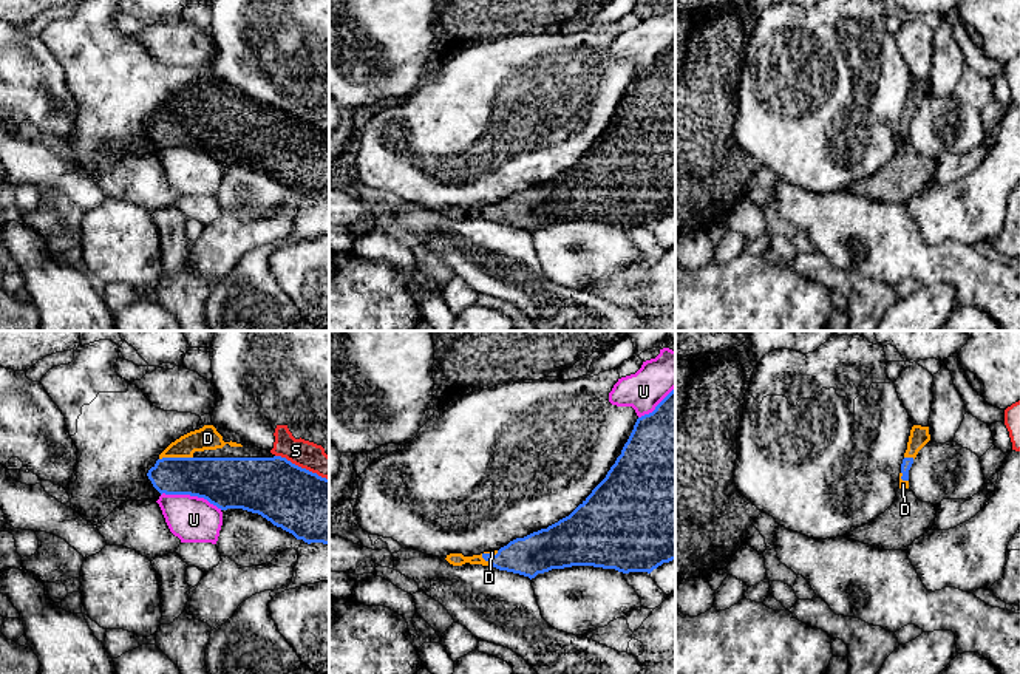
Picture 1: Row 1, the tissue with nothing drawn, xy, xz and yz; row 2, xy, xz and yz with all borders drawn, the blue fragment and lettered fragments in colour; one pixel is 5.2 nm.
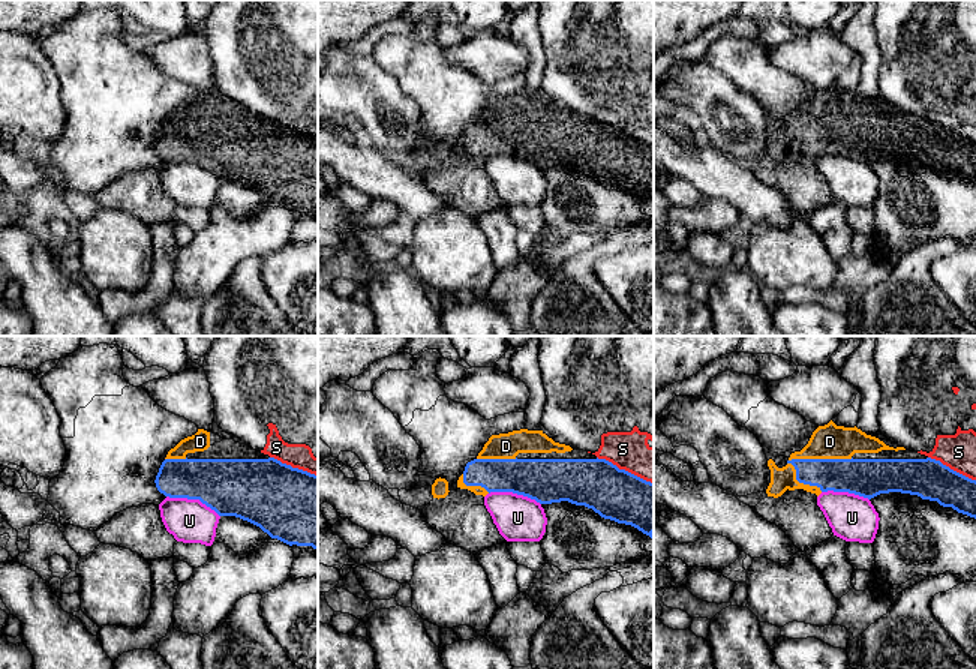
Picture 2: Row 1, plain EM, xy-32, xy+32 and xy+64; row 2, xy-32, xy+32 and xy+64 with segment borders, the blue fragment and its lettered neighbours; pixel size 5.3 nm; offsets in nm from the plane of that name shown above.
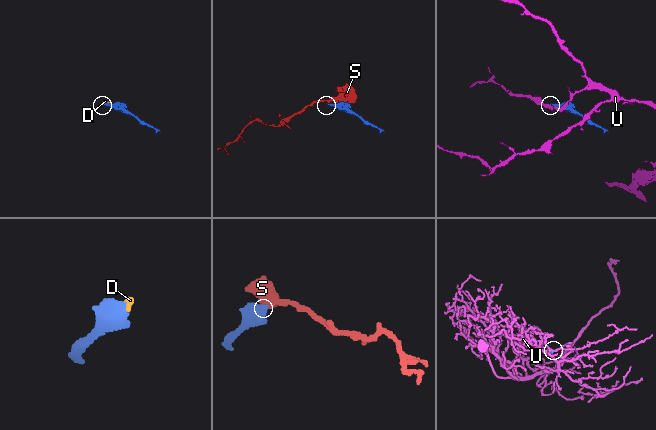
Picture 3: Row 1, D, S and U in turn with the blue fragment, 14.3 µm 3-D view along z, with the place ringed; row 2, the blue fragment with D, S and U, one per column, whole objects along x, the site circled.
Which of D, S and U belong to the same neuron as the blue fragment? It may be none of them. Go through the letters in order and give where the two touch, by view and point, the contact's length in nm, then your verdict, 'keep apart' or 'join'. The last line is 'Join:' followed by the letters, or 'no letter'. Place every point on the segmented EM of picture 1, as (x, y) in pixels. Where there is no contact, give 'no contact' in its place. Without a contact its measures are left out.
D: contact xy (175, 458); length 180 nm; join
S: contact xy (300, 467); length 300 nm; keep apart
U: contact xy (192, 495); length 340 nm; keep apart
Join: D

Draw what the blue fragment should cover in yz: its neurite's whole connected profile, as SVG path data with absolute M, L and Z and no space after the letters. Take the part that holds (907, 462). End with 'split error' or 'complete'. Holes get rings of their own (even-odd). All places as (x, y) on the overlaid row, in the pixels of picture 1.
M913 425L910 430L907 450L901 464L899 488L909 488L909 470L918 451L930 441L929 427Z; split error

